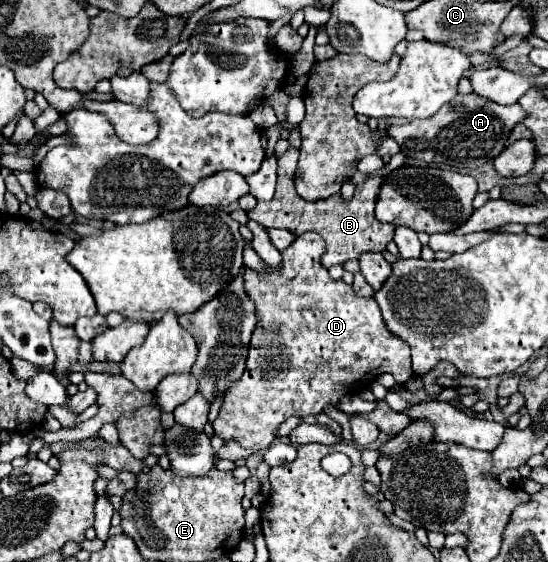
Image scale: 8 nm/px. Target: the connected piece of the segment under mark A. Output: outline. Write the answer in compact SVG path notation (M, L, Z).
M457 94L447 106L443 106L431 118L411 120L401 126L389 126L387 134L399 142L401 152L407 158L473 168L483 162L493 162L493 158L497 158L497 154L501 154L507 148L507 140L515 124L523 122L525 118L527 112L519 104L501 106L477 94Z

